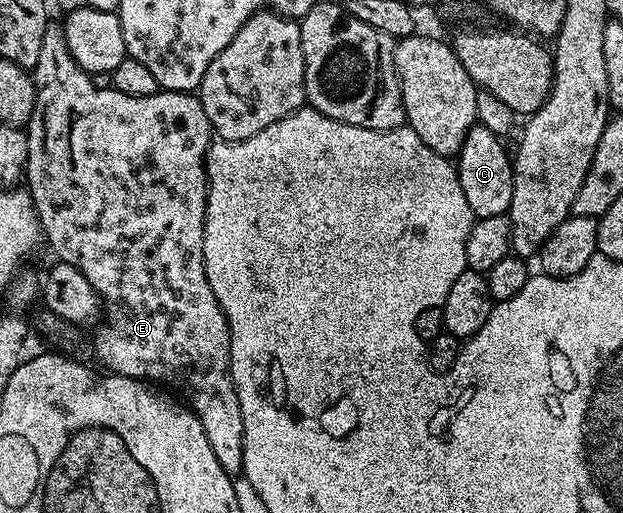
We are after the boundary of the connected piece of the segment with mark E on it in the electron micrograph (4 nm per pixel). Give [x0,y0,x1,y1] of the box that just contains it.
[25,24,245,476]

